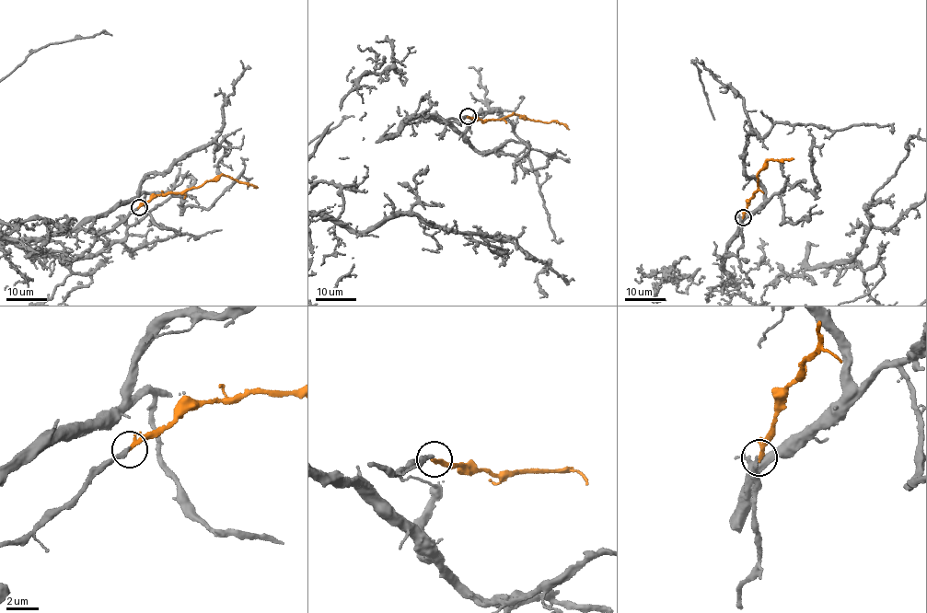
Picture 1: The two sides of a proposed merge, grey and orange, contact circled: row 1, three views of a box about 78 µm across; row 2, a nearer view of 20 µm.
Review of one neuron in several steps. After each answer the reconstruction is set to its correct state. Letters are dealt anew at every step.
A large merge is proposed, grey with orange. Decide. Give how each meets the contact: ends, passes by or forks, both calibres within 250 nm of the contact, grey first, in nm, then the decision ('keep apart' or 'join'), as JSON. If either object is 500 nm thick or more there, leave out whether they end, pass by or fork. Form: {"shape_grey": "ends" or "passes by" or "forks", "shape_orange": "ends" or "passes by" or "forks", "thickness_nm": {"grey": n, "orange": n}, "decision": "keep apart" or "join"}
{"shape_grey": "ends", "shape_orange": "ends", "thickness_nm": {"grey": 240, "orange": 240}, "decision": "join"}

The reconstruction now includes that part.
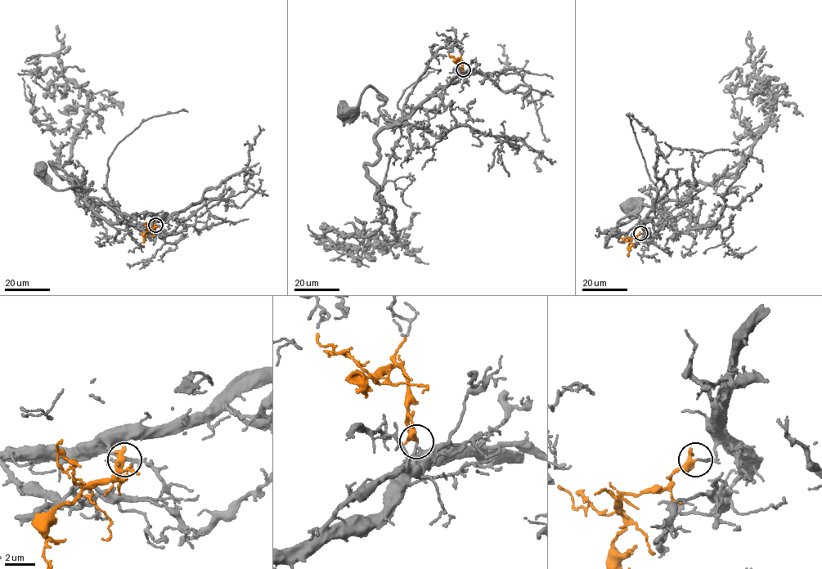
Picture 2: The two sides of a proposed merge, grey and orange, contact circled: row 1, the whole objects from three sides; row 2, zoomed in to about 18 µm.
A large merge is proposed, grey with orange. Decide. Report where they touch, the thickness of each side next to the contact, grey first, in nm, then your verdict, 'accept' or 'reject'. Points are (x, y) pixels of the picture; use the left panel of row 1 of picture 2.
at (155, 225); 150 nm thick on the grey side, 480 nm on the other; accept

